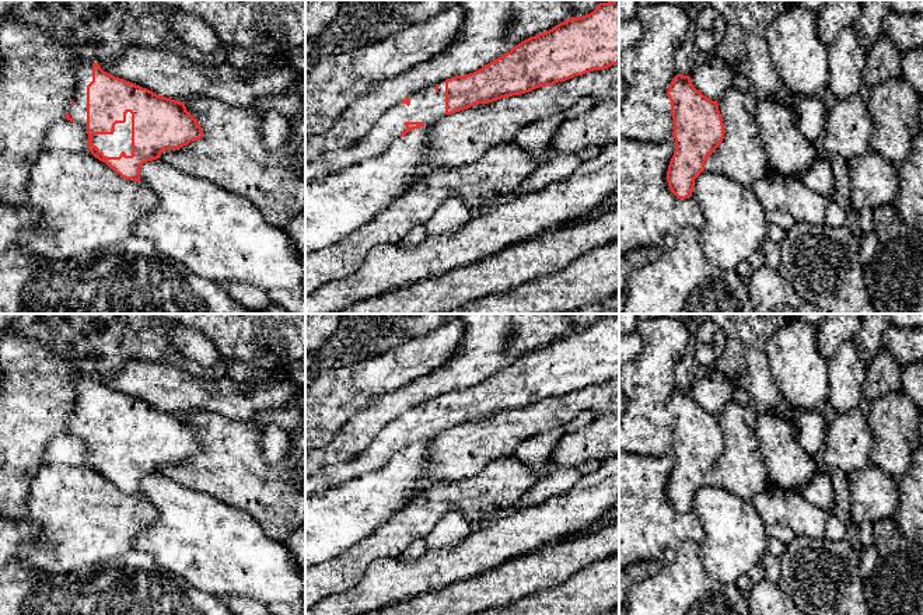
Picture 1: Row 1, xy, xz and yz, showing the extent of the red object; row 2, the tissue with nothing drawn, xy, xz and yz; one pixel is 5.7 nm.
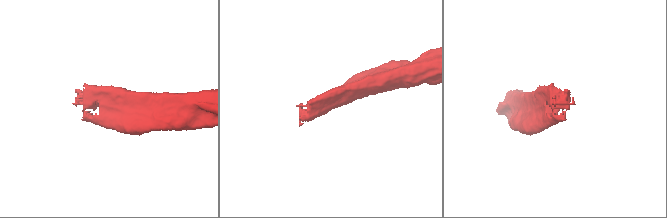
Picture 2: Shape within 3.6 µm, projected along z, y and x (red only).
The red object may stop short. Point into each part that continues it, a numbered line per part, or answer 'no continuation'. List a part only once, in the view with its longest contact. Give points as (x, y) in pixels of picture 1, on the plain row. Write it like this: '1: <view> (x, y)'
1: xy (112, 458)

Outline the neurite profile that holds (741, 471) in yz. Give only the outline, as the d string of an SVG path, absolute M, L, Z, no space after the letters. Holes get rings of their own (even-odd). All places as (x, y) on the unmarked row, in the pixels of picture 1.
M731 401L717 416L724 437L721 458L707 471L705 485L724 489L751 502L772 488L756 438L759 408Z

